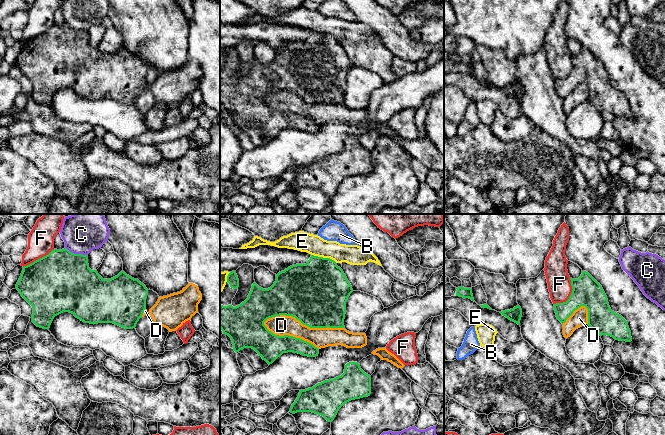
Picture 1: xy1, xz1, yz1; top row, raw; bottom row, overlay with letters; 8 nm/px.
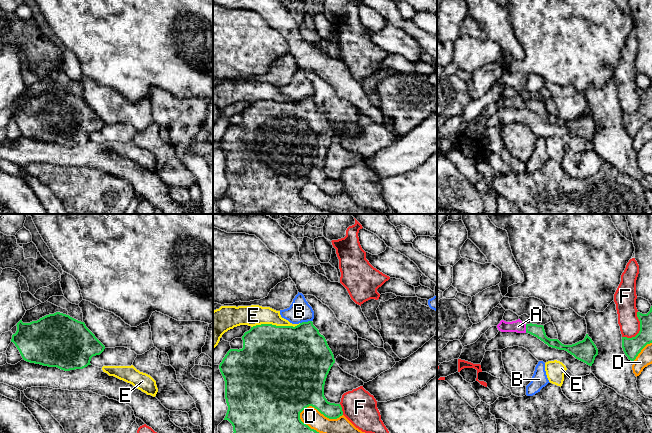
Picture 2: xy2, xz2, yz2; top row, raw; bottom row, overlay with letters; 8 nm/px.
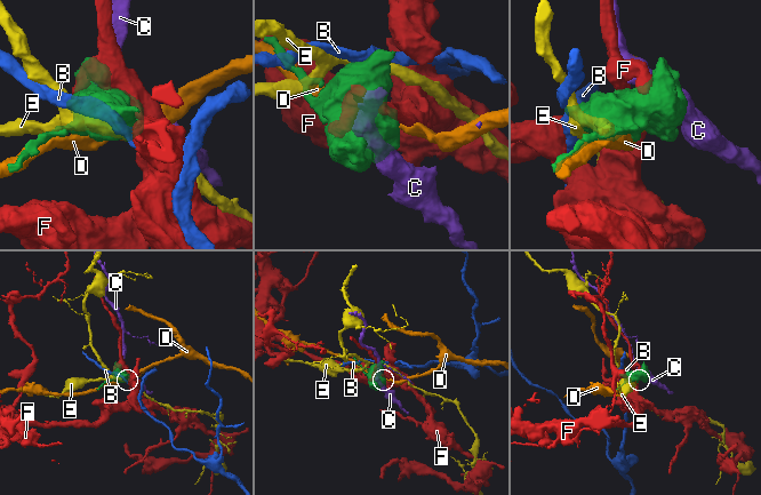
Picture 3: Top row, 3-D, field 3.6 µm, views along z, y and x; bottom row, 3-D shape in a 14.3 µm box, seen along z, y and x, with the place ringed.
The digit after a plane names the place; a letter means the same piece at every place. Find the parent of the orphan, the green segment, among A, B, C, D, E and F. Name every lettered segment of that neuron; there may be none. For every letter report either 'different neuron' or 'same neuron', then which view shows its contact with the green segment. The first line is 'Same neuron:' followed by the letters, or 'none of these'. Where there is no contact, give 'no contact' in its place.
Same neuron: A
A: same neuron | yz2
B: different neuron | xz2
C: different neuron | xy1
D: different neuron | xz1
E: different neuron | xz2
F: different neuron | yz2

